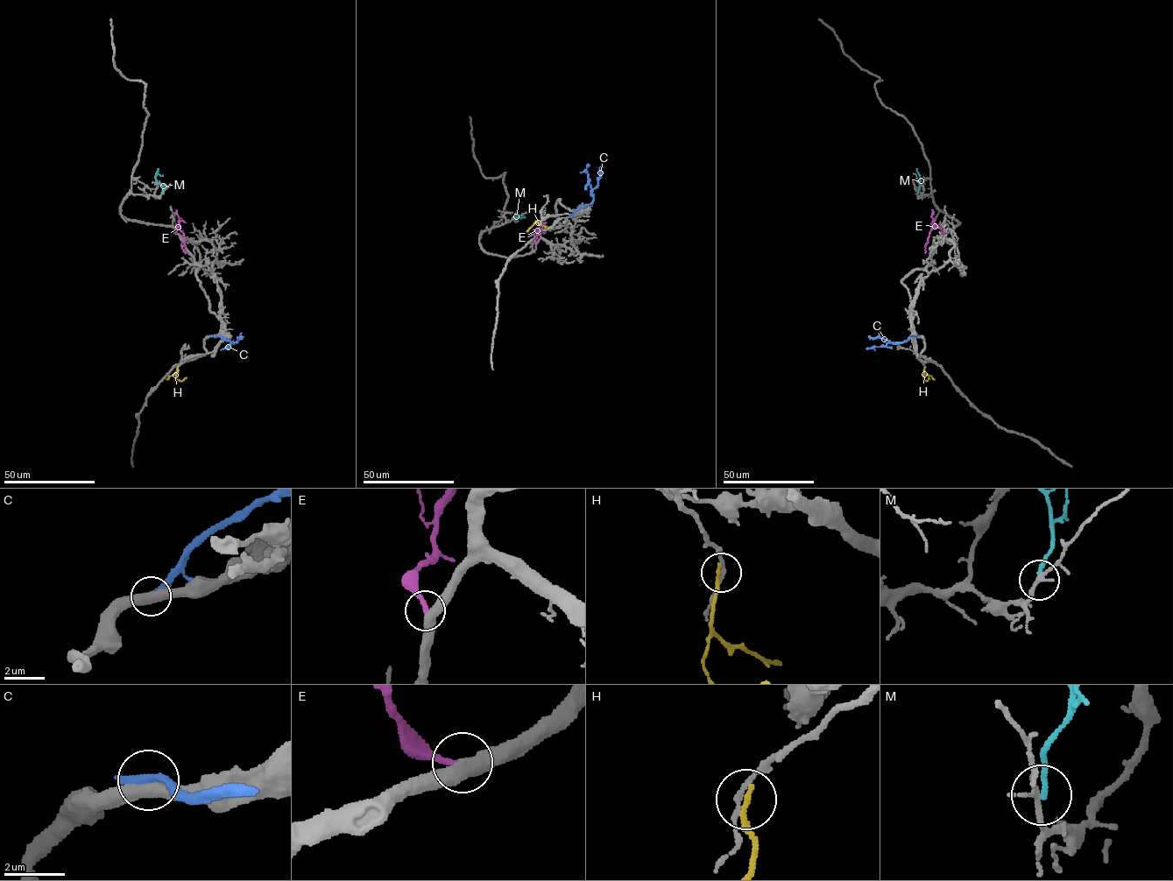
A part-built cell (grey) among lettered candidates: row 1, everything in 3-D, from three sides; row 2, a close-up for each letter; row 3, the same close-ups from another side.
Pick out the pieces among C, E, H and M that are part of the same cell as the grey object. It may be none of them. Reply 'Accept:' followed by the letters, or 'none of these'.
Accept: E

